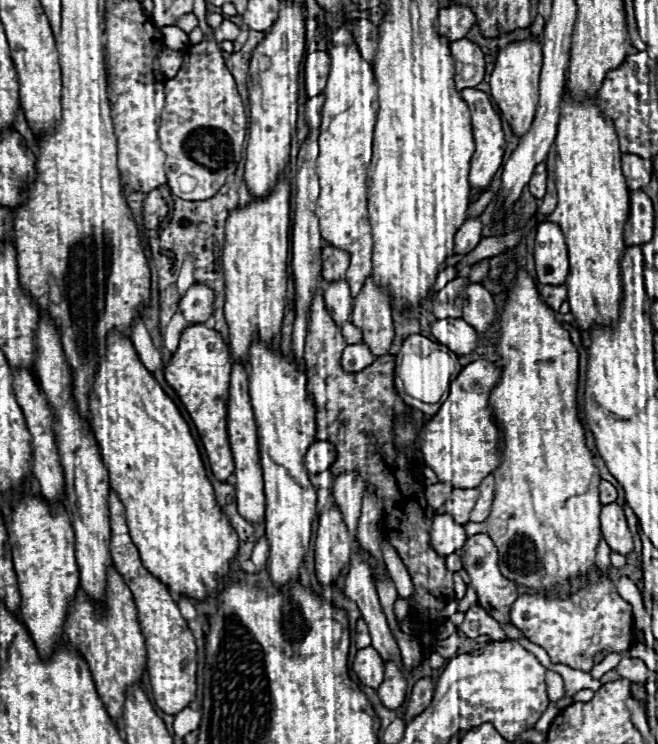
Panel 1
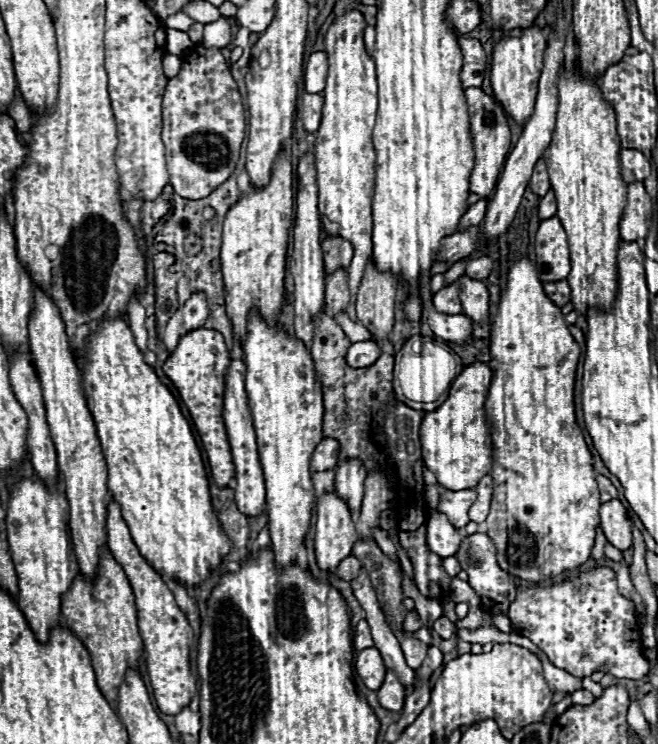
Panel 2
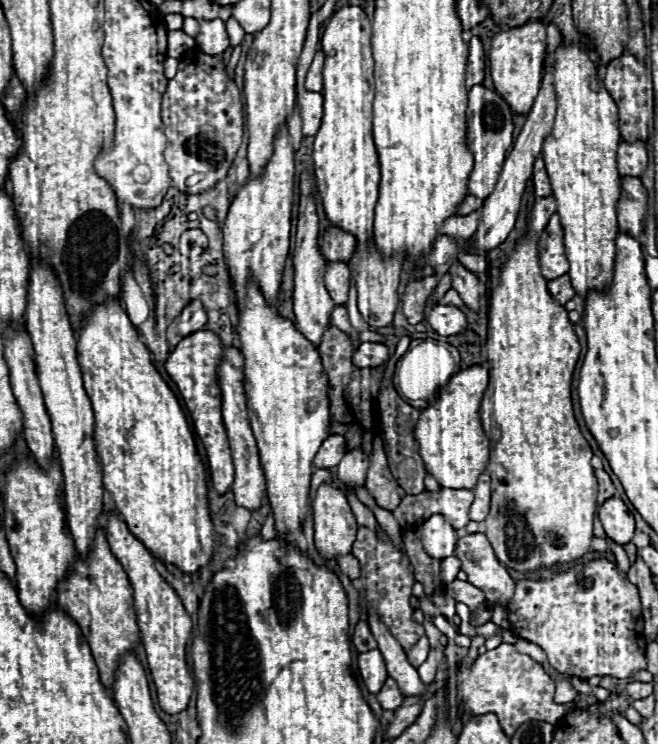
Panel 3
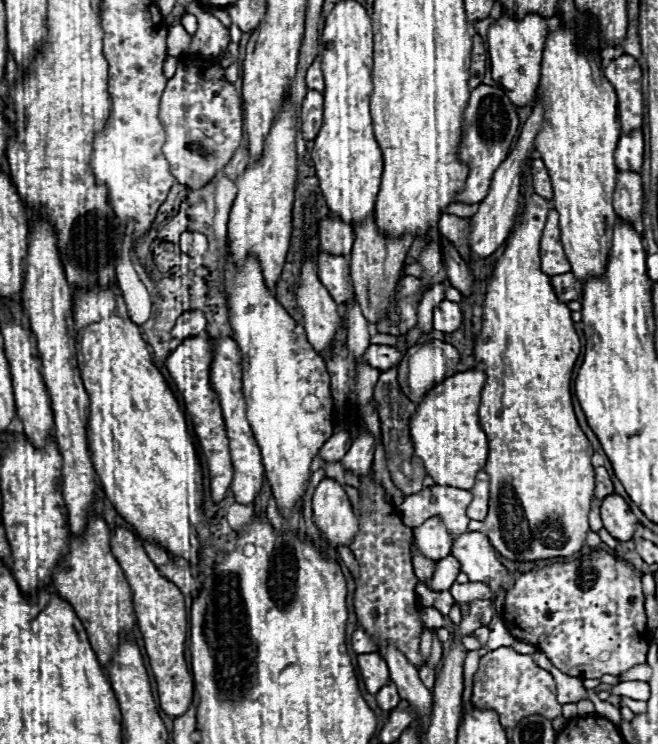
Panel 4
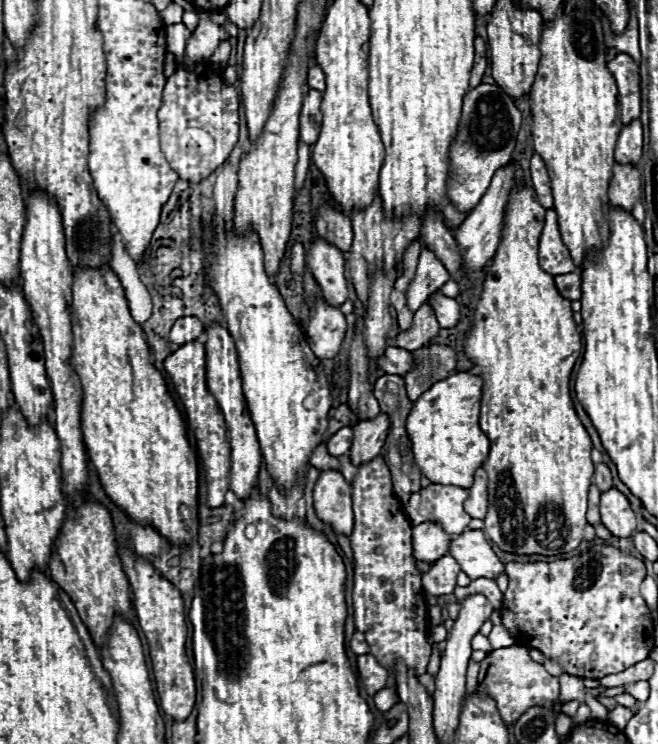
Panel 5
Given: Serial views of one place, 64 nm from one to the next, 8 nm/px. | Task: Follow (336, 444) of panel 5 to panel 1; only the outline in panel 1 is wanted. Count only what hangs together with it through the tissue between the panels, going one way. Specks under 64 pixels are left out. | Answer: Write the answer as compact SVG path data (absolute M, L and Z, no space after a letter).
M314 442L306 454L306 468L310 474L324 472L336 460L336 446L332 442Z

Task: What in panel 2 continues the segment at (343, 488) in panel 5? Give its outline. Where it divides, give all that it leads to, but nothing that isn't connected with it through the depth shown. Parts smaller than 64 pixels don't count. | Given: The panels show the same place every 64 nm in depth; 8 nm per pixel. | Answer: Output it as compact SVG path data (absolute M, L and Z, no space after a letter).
M324 492L316 502L316 560L320 570L334 572L350 556L358 534L346 502L336 492Z

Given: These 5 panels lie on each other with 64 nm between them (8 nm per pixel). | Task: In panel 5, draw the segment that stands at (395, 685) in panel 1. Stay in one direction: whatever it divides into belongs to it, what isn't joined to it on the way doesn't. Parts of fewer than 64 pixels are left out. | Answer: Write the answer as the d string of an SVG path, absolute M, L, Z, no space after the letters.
M384 688L384 690L378 690L378 692L374 694L374 704L376 704L376 708L382 710L382 712L390 710L396 702L398 702L398 696L396 696L396 692L394 692L392 688Z

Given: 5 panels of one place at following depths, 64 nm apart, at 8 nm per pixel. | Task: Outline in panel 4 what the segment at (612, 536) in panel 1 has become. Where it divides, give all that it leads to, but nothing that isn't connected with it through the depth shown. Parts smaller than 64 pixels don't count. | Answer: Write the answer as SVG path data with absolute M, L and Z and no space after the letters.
M610 494L602 500L600 506L604 528L616 538L616 540L630 540L636 530L636 516L632 514L626 500L618 494Z

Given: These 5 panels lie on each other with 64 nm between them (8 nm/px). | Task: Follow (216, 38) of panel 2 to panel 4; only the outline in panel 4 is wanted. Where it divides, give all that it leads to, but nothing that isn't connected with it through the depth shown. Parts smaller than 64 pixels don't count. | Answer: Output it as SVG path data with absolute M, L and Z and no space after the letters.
M197 2L186 5L185 10L194 14L198 20L198 30L192 36L192 54L204 56L204 58L212 58L214 54L218 54L220 50L224 50L230 44L230 32L226 26L220 24L218 18L214 18L212 14L200 10Z

